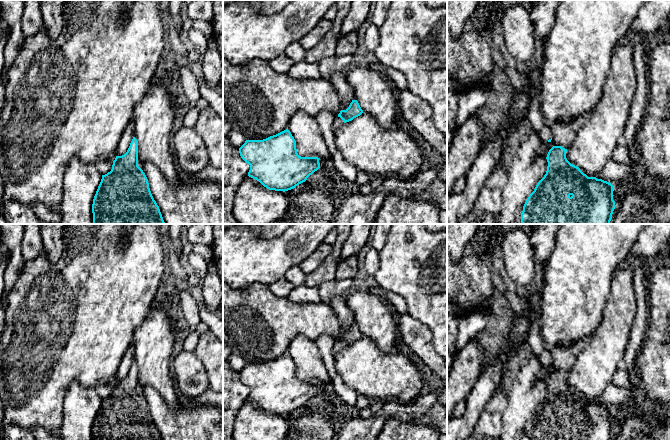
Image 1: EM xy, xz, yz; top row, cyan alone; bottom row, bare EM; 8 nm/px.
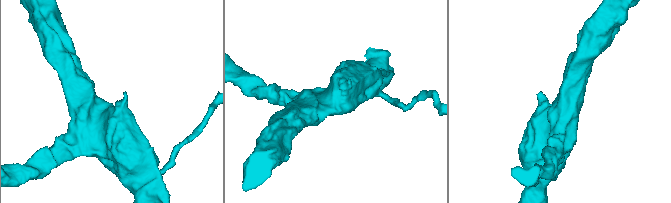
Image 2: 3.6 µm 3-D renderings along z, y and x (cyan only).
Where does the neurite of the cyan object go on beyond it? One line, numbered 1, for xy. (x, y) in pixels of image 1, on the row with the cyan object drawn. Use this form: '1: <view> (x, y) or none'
1: none

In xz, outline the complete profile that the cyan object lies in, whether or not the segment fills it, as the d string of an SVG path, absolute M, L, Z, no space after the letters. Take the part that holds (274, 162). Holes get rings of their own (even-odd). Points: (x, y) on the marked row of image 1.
M288 129L263 140L246 140L239 153L250 165L248 176L269 190L291 190L320 168L318 157L298 155Z

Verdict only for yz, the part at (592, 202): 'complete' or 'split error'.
complete

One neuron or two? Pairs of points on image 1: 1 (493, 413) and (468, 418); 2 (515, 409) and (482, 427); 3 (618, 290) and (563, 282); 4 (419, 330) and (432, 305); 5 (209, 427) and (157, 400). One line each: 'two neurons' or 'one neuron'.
1: two neurons
2: two neurons
3: two neurons
4: two neurons
5: one neuron

